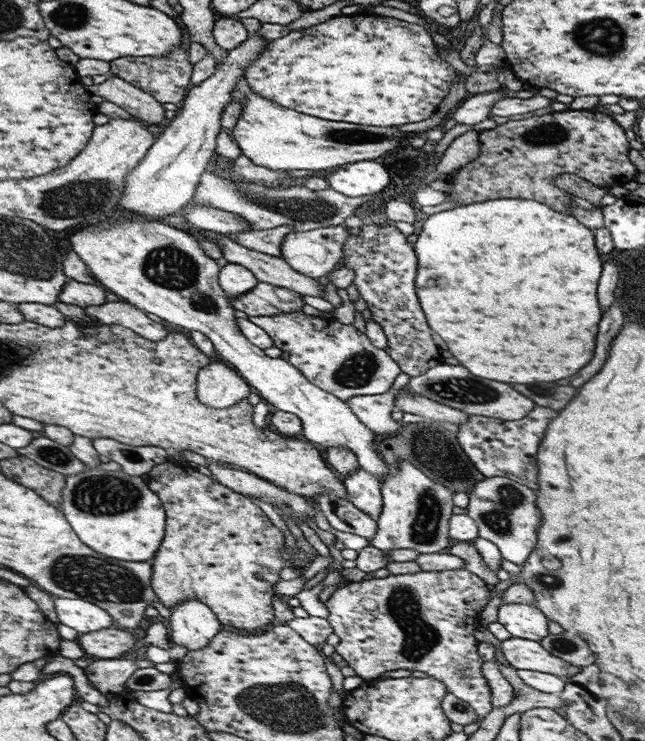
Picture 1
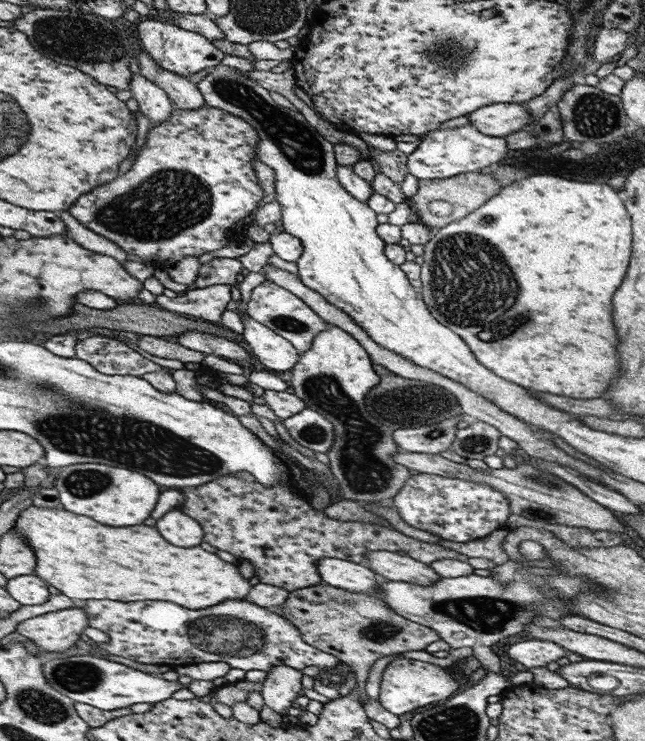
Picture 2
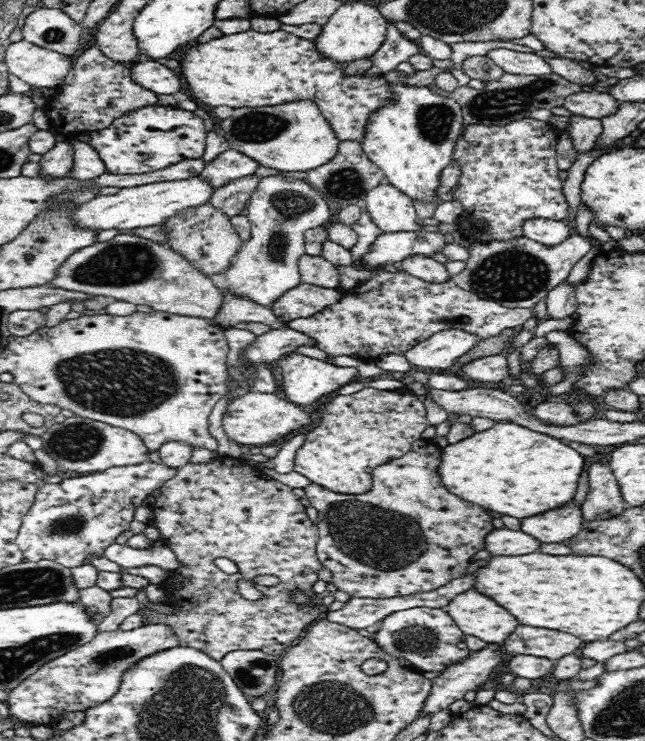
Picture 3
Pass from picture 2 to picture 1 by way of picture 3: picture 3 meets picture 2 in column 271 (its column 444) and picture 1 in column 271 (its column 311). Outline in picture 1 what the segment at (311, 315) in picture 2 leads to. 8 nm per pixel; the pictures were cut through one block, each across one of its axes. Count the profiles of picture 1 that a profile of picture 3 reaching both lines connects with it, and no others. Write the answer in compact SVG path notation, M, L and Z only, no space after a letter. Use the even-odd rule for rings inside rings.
M302 311L290 314L274 314L270 316L250 316L247 318L260 329L263 329L282 352L288 352L288 362L300 370L300 373L325 392L348 401L354 396L383 394L390 390L401 368L387 350L370 343L365 333L358 331L354 324L340 324L333 316L320 317L304 314Z

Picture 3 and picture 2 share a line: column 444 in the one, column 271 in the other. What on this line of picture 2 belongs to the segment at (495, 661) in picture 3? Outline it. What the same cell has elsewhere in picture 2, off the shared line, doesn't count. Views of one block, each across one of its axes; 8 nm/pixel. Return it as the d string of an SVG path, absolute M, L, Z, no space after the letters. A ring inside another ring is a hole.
M288 665L274 666L262 683L263 701L272 710L286 715L286 710L302 694L302 672Z

